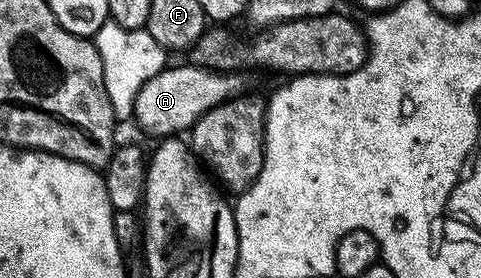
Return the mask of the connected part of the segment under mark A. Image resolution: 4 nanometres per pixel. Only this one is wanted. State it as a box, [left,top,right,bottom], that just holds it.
[133,64,244,136]

